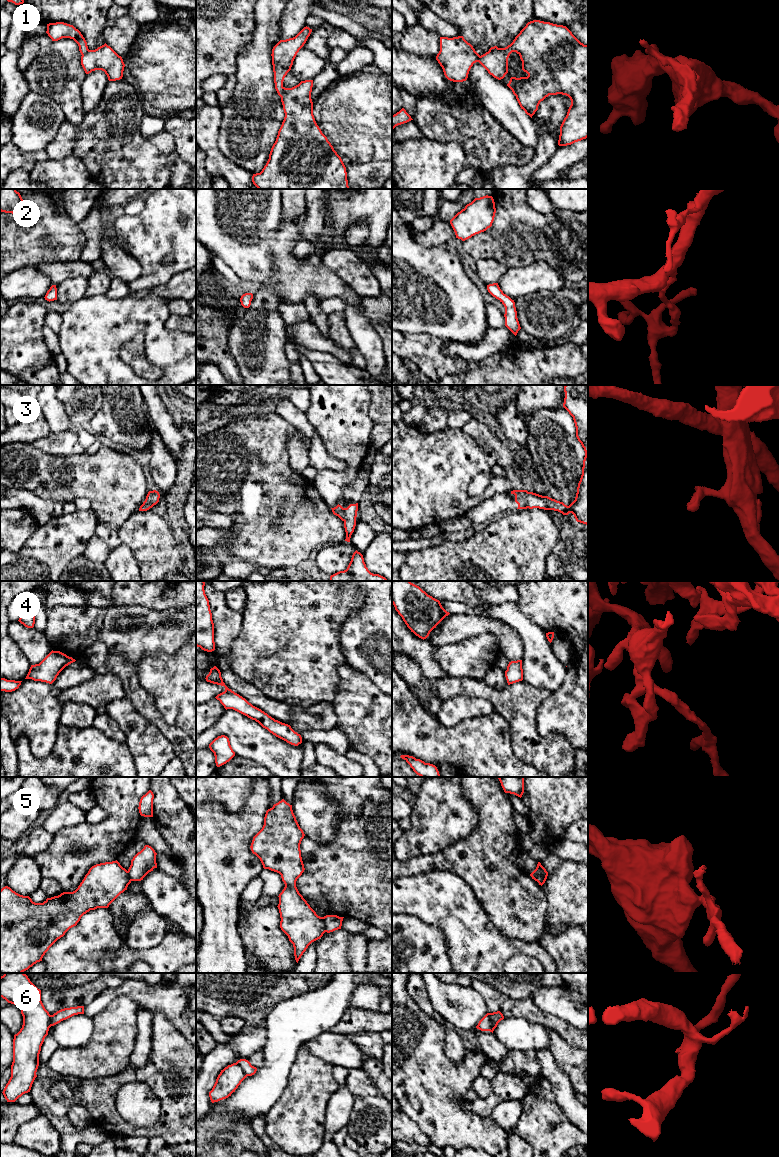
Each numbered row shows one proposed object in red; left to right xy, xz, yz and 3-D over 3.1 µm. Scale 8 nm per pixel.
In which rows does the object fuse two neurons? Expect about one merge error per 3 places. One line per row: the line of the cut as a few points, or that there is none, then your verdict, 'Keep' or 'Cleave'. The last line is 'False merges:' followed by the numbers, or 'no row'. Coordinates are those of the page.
1: Split along xz (283, 87), (280, 96). Cleave
2: No split. Keep
3: No split. Keep
4: No split. Keep
5: Split along xz (321, 917), (326, 931). Cleave
6: Split along yz (488, 1013), (490, 1030). Cleave
False merges: 1, 5, 6

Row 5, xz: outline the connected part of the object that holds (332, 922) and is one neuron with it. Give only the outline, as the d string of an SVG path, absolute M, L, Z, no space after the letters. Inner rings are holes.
M326 915L322 918L325 923L325 931L327 933L330 933L335 930L341 929L342 921L344 917L339 917L337 915Z

